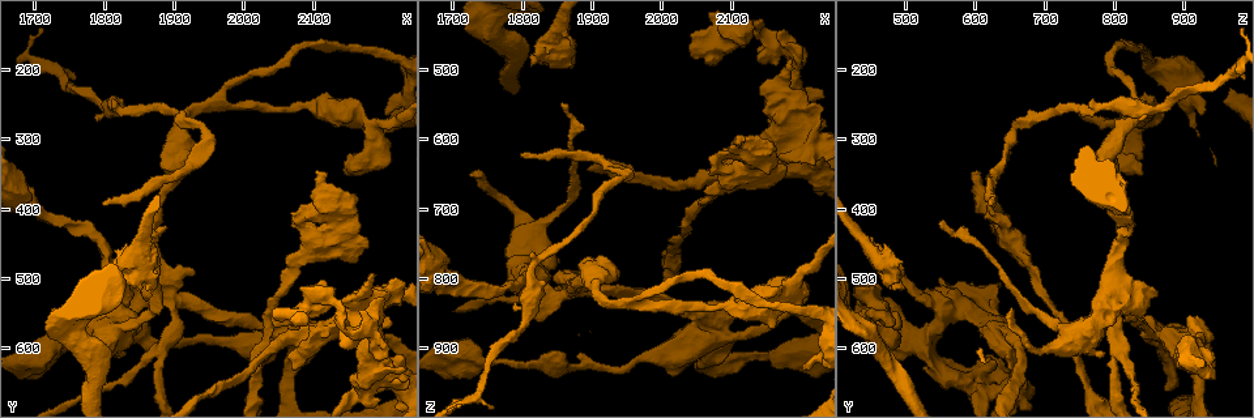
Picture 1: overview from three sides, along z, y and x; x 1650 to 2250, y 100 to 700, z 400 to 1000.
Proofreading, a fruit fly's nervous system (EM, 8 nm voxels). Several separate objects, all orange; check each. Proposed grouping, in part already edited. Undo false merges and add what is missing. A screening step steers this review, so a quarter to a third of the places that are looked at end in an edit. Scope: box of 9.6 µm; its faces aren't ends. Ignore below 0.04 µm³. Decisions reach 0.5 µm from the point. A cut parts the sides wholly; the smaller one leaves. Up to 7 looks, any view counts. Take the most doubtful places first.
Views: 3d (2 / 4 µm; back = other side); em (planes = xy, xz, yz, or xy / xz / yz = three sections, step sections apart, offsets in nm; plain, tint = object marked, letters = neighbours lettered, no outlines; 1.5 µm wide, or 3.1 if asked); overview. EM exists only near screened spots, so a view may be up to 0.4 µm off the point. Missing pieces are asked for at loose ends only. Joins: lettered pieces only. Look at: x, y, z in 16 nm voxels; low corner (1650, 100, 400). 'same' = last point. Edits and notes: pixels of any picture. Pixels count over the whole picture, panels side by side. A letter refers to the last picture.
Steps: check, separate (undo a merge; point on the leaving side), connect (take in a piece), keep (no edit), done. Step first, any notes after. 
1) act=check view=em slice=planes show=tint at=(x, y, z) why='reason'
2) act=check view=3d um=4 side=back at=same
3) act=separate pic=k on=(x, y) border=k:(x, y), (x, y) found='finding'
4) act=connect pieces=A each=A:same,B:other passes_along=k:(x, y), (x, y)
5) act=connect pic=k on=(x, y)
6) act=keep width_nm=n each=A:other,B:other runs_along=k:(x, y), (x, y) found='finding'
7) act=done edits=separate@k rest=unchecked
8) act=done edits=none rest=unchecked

act=check view=em slice=planes show=letters at=(1800, 390, 620) why='an open end'

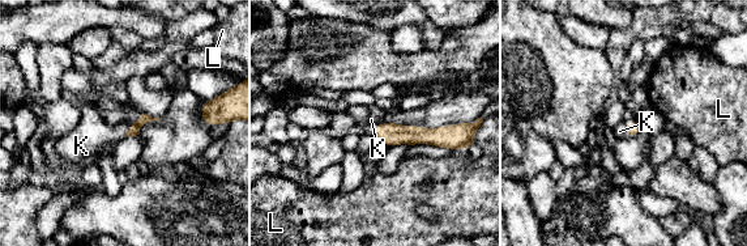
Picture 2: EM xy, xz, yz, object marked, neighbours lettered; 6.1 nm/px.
act=connect pieces=K longest_contact=K:90nm each=K:same,L:other found='the neuron continues'

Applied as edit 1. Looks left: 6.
act=check view=overview

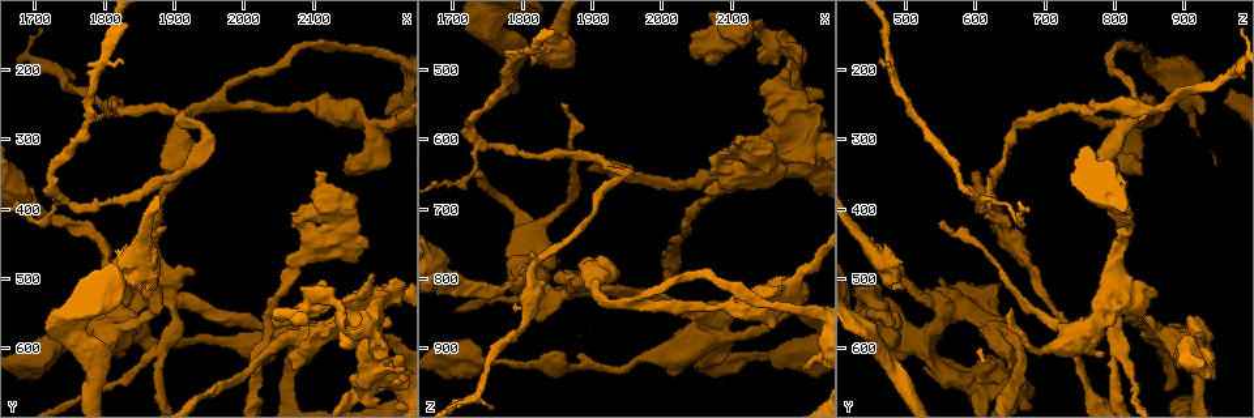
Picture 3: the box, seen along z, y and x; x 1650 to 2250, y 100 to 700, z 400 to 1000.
act=check view=3d um=4 at=(2190, 585, 520) why='four arms meet'

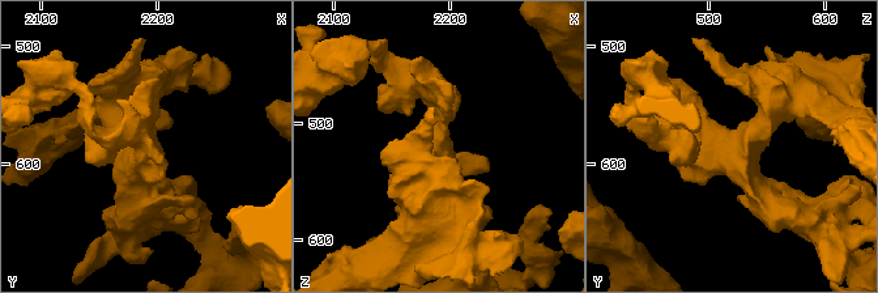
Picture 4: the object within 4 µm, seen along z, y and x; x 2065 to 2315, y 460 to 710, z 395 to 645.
act=check view=em slice=planes show=plain at=(2190, 584, 518) why='shape alone is not enough'

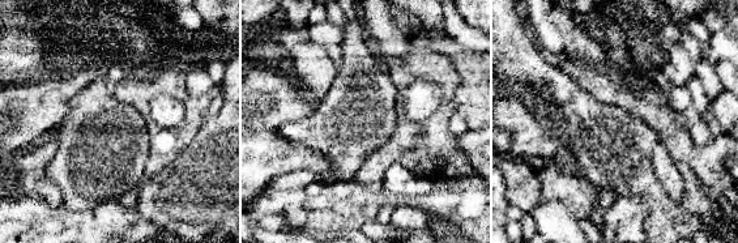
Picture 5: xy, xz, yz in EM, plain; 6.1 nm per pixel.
act=check view=em slice=planes show=letters at=same

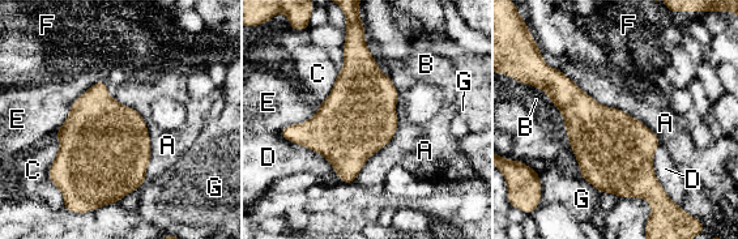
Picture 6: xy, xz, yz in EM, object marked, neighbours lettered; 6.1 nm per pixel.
act=keep each=A:other,B:other,C:other,D:other,E:other,F:other,G:other border=6:(512, 77), (546, 94), (577, 162) found='one neuron here'

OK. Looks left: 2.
act=done edits=connect@2 rest=unchecked

